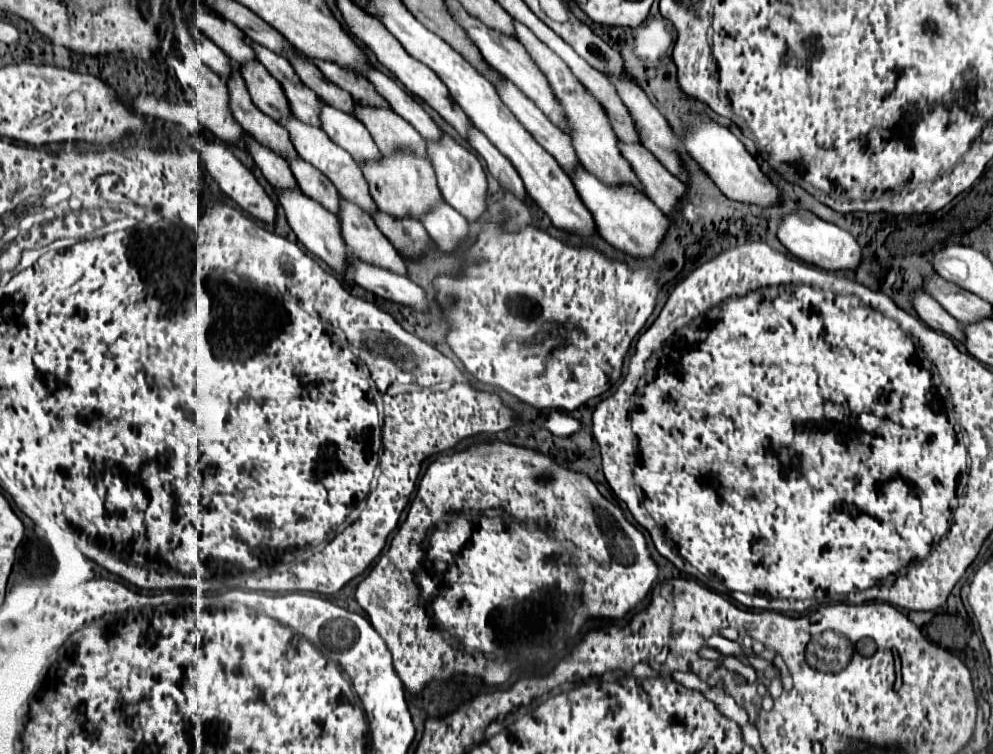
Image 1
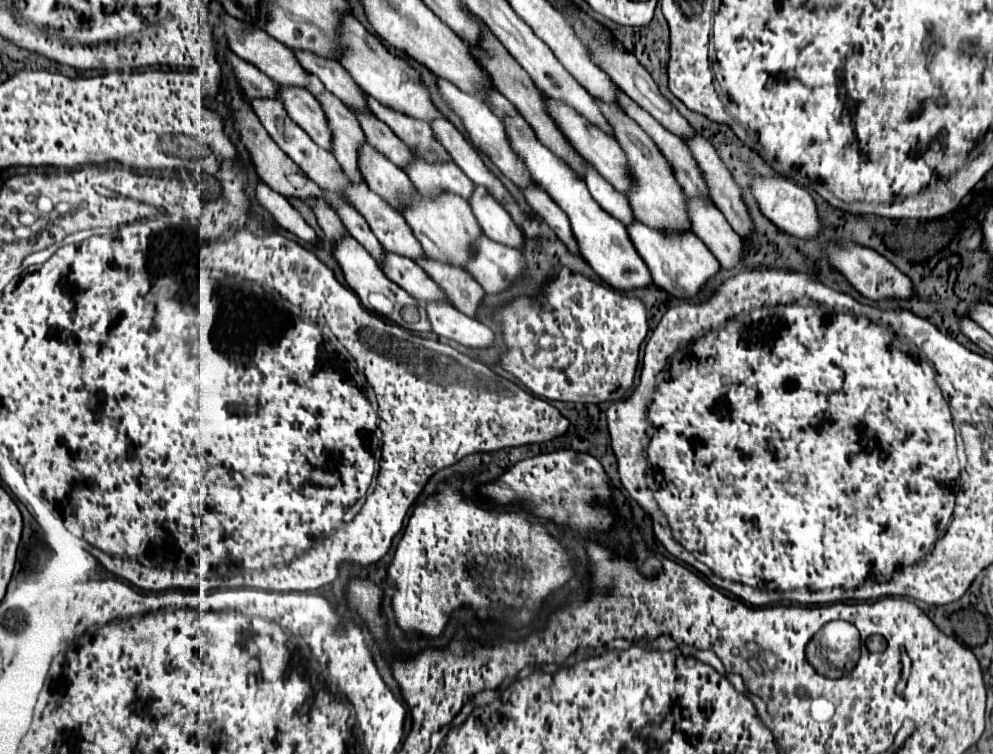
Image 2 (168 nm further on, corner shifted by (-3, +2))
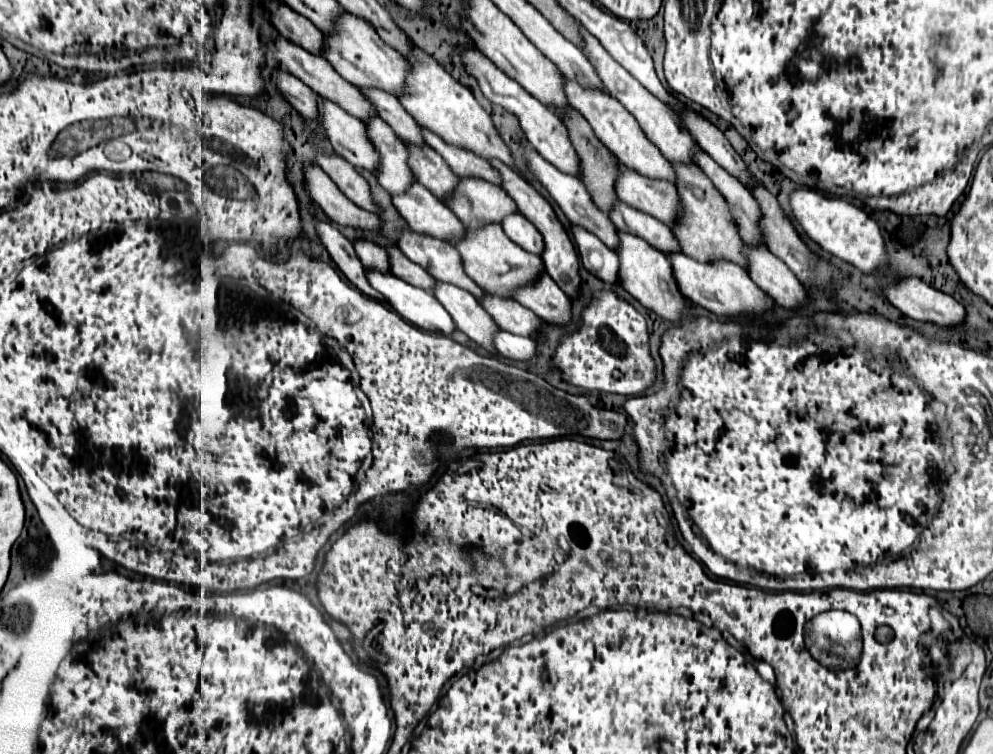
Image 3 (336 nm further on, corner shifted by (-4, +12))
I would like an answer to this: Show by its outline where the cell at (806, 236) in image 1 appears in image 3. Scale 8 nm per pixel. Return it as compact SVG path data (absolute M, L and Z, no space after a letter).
M906 279L888 285L886 297L904 315L922 323L954 327L966 319L966 309L956 299L934 287L928 287L920 279Z

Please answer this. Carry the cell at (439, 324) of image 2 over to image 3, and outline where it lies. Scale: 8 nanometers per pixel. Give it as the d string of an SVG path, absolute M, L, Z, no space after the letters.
M498 331L494 337L496 349L502 357L508 357L512 361L534 361L538 357L536 341L520 335L512 335L508 331Z

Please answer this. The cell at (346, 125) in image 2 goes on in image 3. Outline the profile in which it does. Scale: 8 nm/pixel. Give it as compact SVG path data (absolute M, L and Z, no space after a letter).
M376 119L366 125L368 137L382 153L384 165L380 165L380 173L376 173L380 185L392 195L402 195L416 183L416 175L408 165L408 147L400 141L400 137L390 129L384 119Z

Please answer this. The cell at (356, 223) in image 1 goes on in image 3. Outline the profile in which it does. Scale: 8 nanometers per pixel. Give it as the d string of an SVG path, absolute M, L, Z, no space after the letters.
M438 281L434 297L452 315L456 327L462 333L466 333L472 341L476 341L488 353L498 355L496 349L492 349L492 333L498 333L500 327L496 325L496 321L492 321L492 317L488 317L488 313L484 313L482 305L468 291L456 285Z

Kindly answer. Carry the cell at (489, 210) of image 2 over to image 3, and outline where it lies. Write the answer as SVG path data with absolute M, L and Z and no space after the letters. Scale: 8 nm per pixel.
M520 213L508 215L502 221L502 229L514 243L518 243L528 253L540 255L544 251L544 241L542 241L544 237L540 237L540 231L528 219L524 219Z

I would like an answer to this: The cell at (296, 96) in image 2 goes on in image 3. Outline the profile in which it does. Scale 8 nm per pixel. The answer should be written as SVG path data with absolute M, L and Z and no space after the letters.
M324 99L322 101L322 127L326 129L326 135L340 157L344 157L354 167L362 167L370 173L378 171L380 153L368 139L366 125L360 119L344 113L344 109Z

